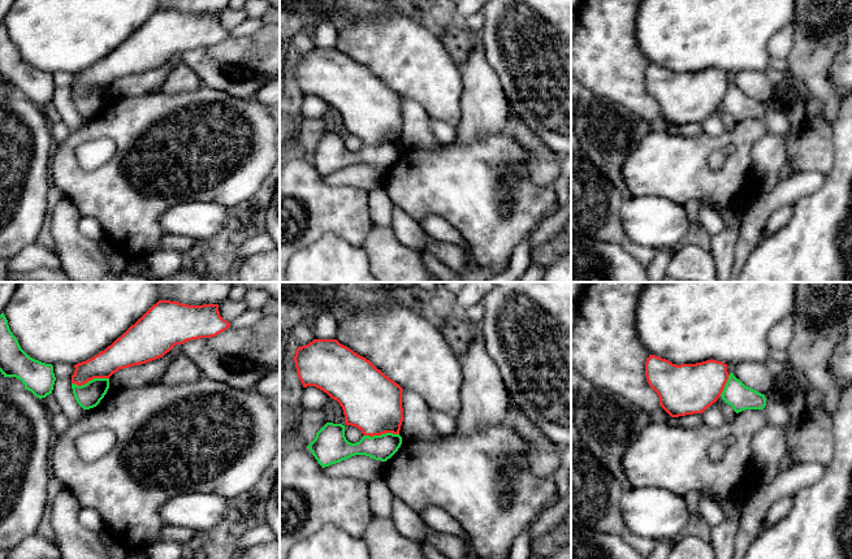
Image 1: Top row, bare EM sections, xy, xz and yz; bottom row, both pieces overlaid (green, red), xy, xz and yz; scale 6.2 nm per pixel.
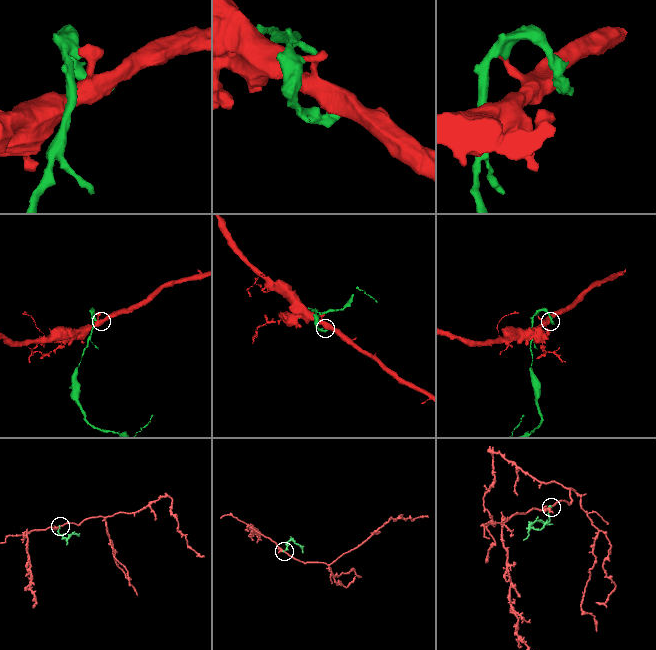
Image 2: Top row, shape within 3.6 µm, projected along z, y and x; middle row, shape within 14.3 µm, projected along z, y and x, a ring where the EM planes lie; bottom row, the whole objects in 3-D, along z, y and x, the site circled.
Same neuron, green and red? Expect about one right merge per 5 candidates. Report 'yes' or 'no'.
no

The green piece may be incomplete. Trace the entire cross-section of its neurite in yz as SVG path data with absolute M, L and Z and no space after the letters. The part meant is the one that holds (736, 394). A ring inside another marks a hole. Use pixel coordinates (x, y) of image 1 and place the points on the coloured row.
M730 373L721 396L736 413L745 410L764 410L766 406L765 395L745 386L734 373Z

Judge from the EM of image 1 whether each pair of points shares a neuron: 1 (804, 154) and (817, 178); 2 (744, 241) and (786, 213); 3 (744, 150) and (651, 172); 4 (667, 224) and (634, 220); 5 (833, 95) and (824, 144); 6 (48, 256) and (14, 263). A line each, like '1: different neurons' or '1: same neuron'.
1: different neurons
2: different neurons
3: same neuron
4: same neuron
5: different neurons
6: same neuron

